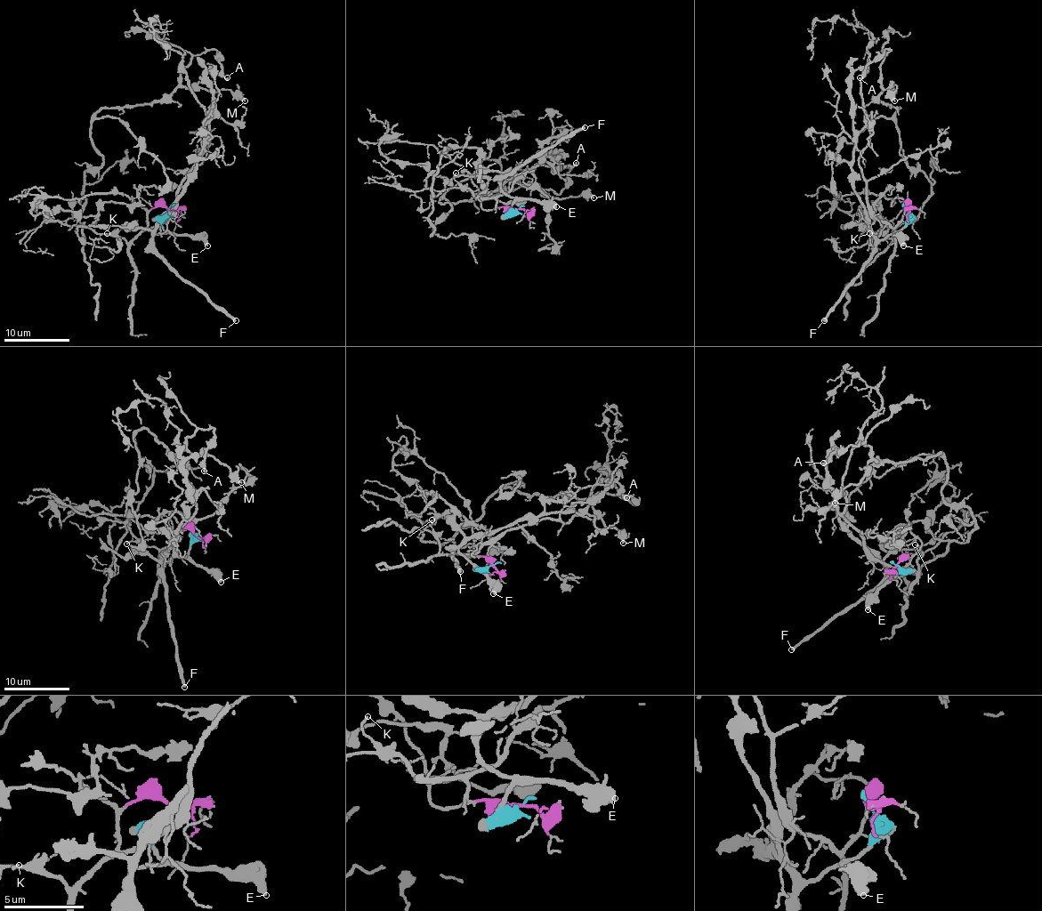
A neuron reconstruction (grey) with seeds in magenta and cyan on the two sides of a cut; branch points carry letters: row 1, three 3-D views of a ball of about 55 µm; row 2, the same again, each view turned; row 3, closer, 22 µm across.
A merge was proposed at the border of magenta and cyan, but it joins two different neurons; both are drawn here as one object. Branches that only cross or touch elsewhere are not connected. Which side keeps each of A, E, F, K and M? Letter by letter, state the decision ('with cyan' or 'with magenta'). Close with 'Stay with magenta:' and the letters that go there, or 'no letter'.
A: with magenta
E: with cyan
F: with cyan
K: with magenta
M: with magenta
Stay with magenta: A, K, M

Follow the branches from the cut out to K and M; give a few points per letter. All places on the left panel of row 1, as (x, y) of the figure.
K: (168, 208), (154, 206), (148, 213), (144, 228), (128, 243), (121, 237), (105, 234), (107, 233)
M: (168, 208), (128, 243), (84, 226), (84, 174), (103, 163), (92, 118), (178, 88), (245, 100)

